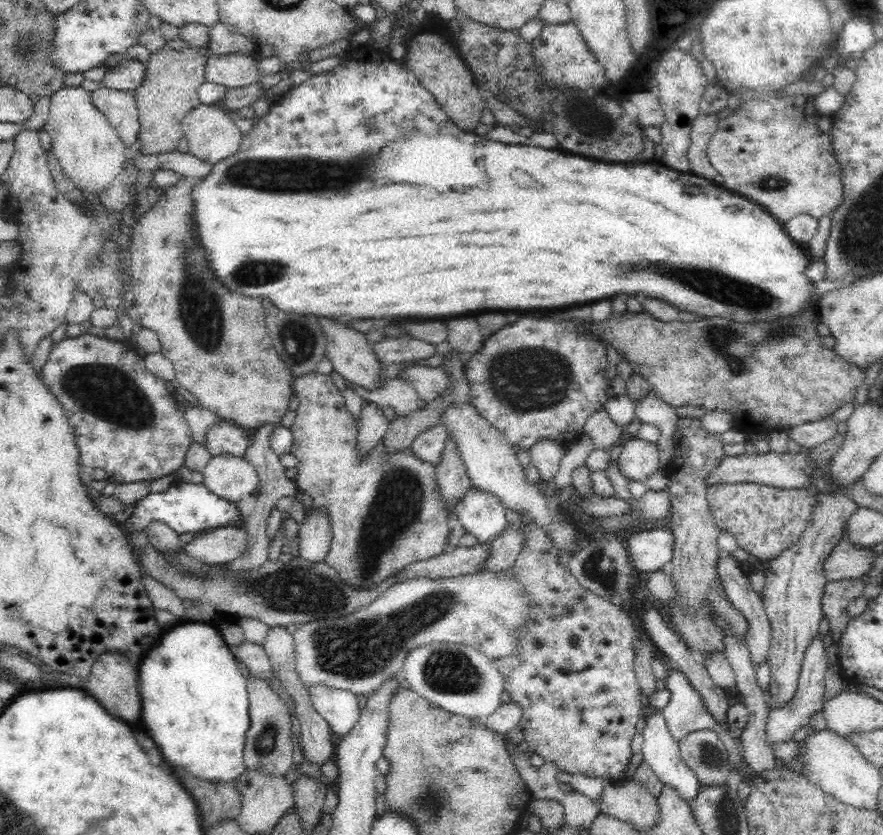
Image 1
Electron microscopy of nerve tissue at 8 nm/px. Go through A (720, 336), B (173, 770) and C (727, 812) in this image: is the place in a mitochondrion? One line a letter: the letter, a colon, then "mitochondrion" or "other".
A: mitochondrion
B: other
C: mitochondrion

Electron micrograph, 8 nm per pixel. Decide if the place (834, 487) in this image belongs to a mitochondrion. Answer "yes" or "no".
no

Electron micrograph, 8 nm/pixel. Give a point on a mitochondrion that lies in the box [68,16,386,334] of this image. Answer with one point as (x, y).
(301, 174)

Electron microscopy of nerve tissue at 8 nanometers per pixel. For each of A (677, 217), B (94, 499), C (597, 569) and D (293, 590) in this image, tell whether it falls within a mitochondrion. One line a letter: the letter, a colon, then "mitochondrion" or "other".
A: other
B: other
C: mitochondrion
D: mitochondrion

